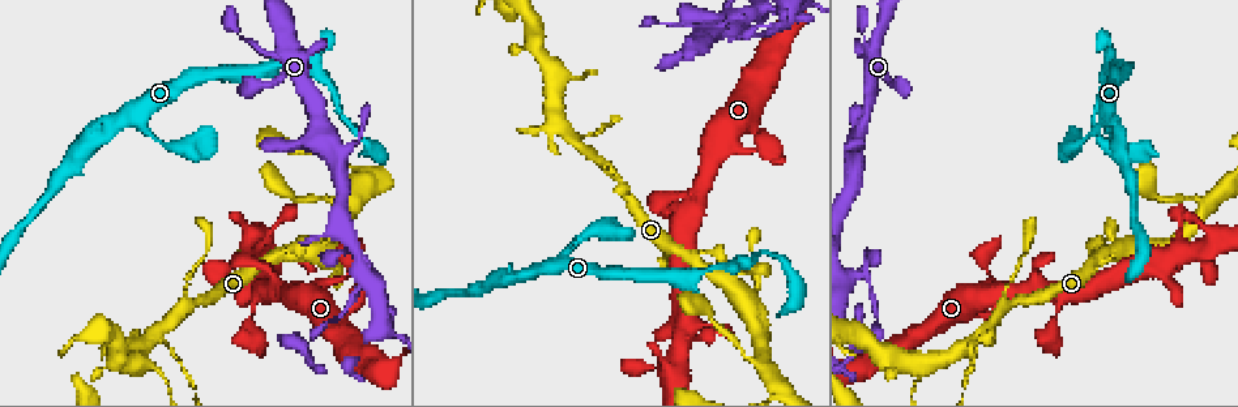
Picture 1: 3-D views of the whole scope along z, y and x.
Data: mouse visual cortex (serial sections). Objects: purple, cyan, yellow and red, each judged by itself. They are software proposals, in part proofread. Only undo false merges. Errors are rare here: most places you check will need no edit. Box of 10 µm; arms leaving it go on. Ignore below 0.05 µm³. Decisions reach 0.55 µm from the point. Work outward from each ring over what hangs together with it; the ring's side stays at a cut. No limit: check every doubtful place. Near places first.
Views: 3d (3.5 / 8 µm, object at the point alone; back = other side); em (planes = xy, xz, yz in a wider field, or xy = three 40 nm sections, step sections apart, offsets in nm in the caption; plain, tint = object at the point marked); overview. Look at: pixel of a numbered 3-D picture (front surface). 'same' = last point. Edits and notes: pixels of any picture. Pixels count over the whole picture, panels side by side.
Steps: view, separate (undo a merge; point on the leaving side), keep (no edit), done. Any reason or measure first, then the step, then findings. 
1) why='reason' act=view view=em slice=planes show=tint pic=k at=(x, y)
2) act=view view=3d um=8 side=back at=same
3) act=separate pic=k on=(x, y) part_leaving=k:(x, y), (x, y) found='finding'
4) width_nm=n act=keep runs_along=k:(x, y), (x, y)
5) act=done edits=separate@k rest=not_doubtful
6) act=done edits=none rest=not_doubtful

why='a fork' act=view view=3d um=8 pic=1 at=(1107, 65)

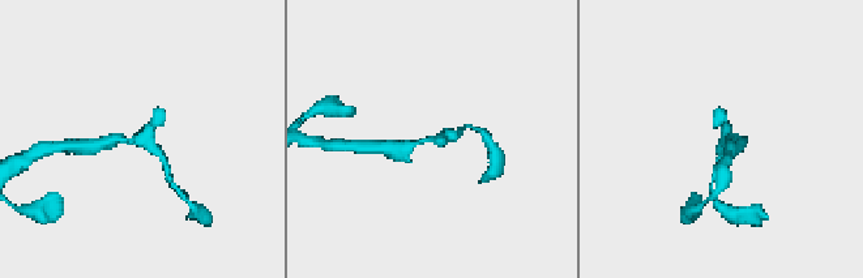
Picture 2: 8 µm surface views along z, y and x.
why='now the EM' act=view view=em slice=xy step=2 show=tint at=same

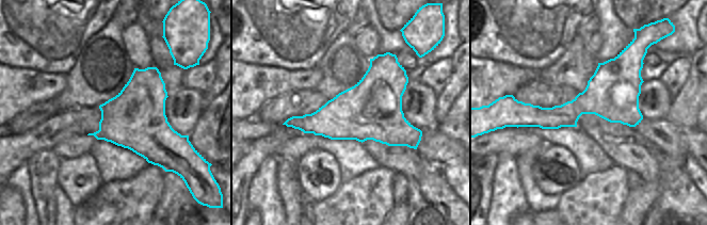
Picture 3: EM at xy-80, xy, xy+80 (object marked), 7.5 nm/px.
arms=3 act=keep runs_along=2:(102, 144), (146, 141), (165, 163) found='one cell here'

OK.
why='side arm on a straight run' act=view view=3d um=8 pic=1 at=(1007, 305)

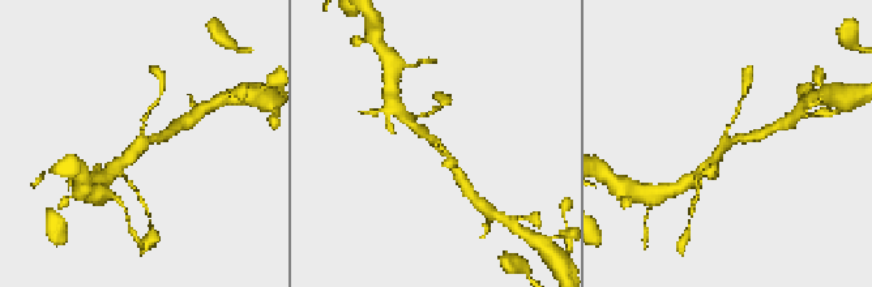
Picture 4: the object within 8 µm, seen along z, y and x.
arms=3 arm_widths_nm=150,250,250 why='need the tissue' act=view view=em slice=planes show=tint at=same

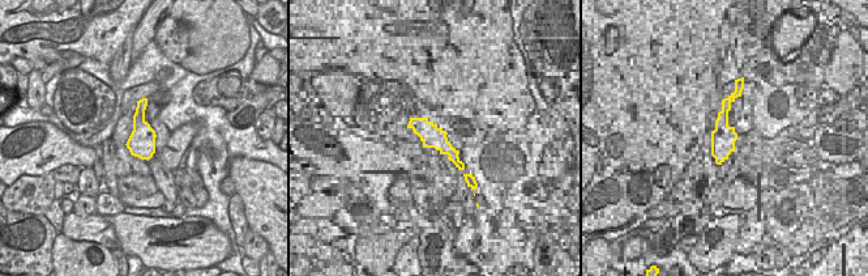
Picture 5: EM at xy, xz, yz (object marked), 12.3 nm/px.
act=keep runs_along=4:(456, 171), (441, 146), (410, 121) found='one cell here'

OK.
why='a fork' act=view view=3d um=3.5 pic=1 at=(574, 136)

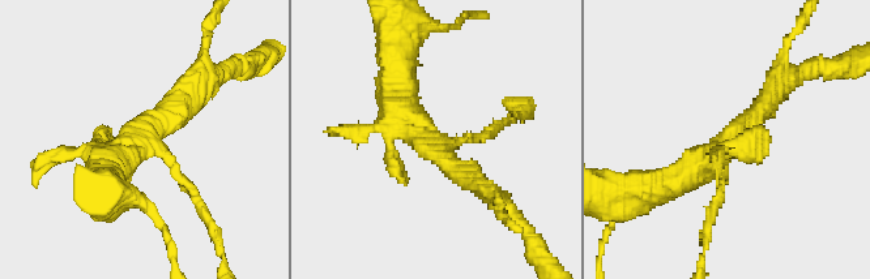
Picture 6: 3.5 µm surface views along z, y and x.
why='need the tissue' act=view view=em slice=xy step=3 show=tint pic=6 at=(434, 146)

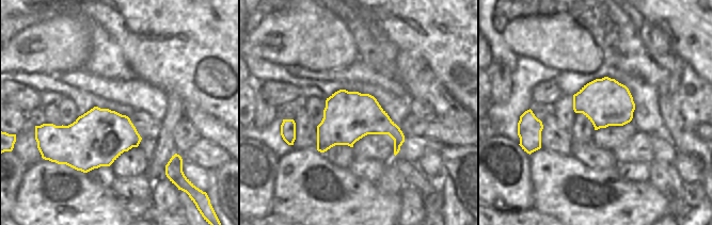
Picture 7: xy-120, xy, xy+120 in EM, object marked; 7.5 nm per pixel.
act=keep runs_along=6:(493, 194), (421, 138), (396, 89) found='continuous, no second cell'

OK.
act=done edits=none rest=not_doubtful

